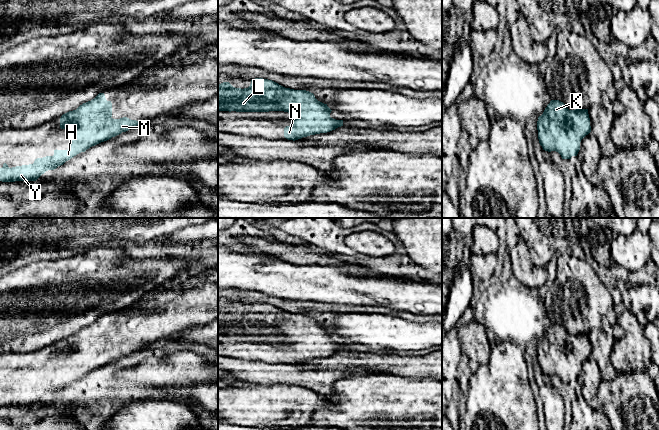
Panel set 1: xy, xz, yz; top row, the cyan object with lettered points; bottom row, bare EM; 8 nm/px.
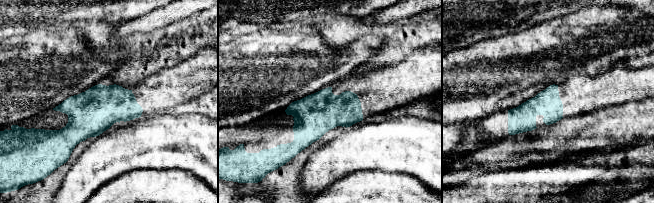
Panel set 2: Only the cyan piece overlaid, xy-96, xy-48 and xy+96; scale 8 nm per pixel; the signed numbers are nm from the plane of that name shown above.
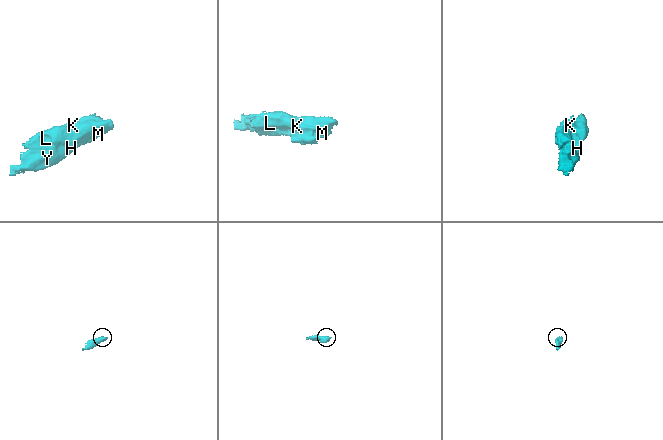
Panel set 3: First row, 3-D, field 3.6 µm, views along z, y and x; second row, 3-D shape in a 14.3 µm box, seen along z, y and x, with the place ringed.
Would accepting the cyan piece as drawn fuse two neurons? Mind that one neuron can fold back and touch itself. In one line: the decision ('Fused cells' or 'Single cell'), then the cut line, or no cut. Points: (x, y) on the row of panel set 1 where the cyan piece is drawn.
Single cell. No split

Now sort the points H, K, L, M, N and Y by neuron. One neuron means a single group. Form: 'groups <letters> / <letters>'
groups H K L M N Y

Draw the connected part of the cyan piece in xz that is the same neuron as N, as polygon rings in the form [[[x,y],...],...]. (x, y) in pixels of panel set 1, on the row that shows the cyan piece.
[[[263,78],[251,80],[250,86],[244,89],[235,88],[229,82],[218,84],[218,111],[292,113],[294,124],[284,128],[284,137],[293,141],[310,135],[327,133],[343,126],[343,120],[331,118],[332,110],[327,104],[318,101],[313,93],[285,88],[272,80]]]

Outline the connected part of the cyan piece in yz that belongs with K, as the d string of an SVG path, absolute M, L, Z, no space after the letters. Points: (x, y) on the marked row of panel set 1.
M551 100L537 121L543 150L558 152L562 159L577 156L581 140L591 132L588 109L569 110L559 100Z

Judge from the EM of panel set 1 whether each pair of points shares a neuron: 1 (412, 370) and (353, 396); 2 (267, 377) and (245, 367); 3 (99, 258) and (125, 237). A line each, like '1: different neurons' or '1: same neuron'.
1: different neurons
2: same neuron
3: different neurons

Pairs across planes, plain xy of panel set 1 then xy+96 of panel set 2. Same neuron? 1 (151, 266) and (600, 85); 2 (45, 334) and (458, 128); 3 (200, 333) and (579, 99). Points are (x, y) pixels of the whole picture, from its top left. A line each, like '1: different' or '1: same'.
1: different
2: different
3: different

